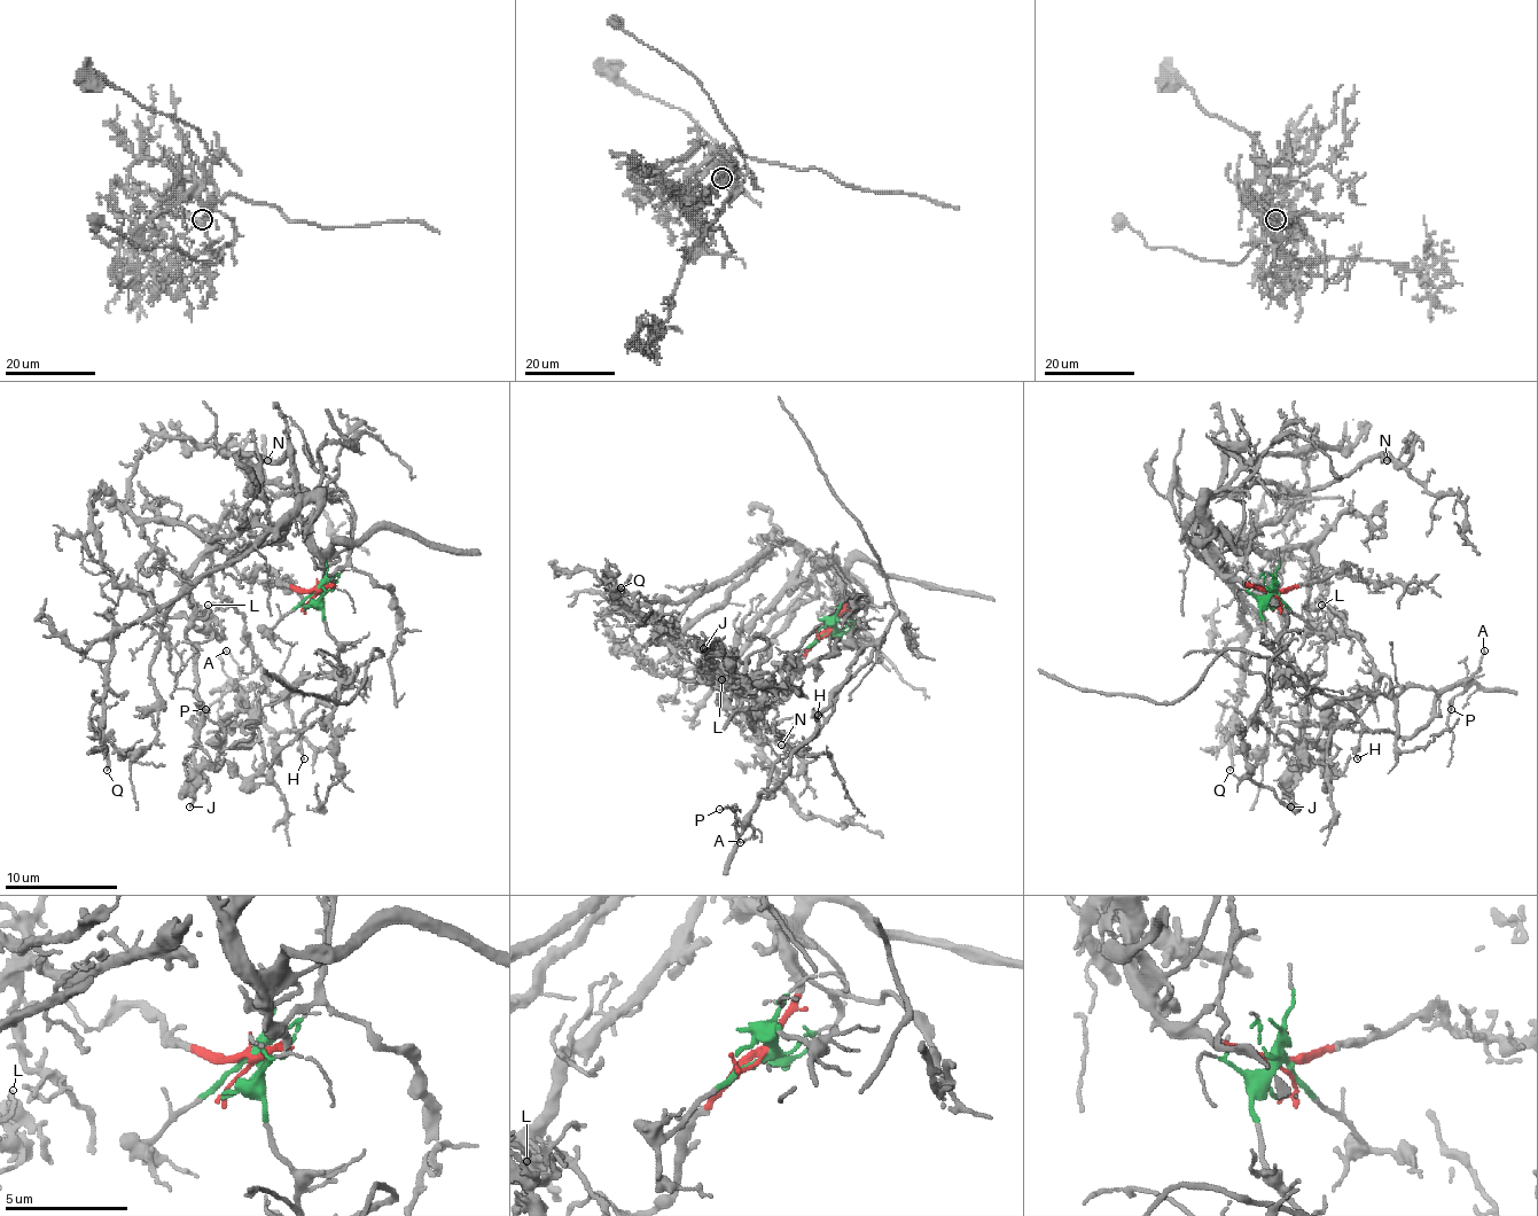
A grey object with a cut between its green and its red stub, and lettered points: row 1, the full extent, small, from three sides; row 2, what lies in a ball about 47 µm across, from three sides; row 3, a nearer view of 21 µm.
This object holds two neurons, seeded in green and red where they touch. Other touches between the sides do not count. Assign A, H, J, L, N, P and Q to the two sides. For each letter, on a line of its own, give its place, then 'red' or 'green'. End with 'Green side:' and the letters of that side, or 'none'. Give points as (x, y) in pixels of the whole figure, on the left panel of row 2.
A: place (226, 651); green
H: place (304, 758); green
J: place (189, 807); green
L: place (208, 605); red
N: place (267, 460); red
P: place (205, 709); green
Q: place (107, 770); red
Green side: A, H, J, P

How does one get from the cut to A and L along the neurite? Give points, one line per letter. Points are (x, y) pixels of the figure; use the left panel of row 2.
A: (319, 591), (338, 672), (346, 680), (333, 706), (315, 695), (273, 698), (259, 686), (246, 690), (226, 649)
L: (315, 591), (330, 576), (296, 520), (240, 551), (211, 548), (192, 570), (189, 605), (203, 618), (209, 605)

